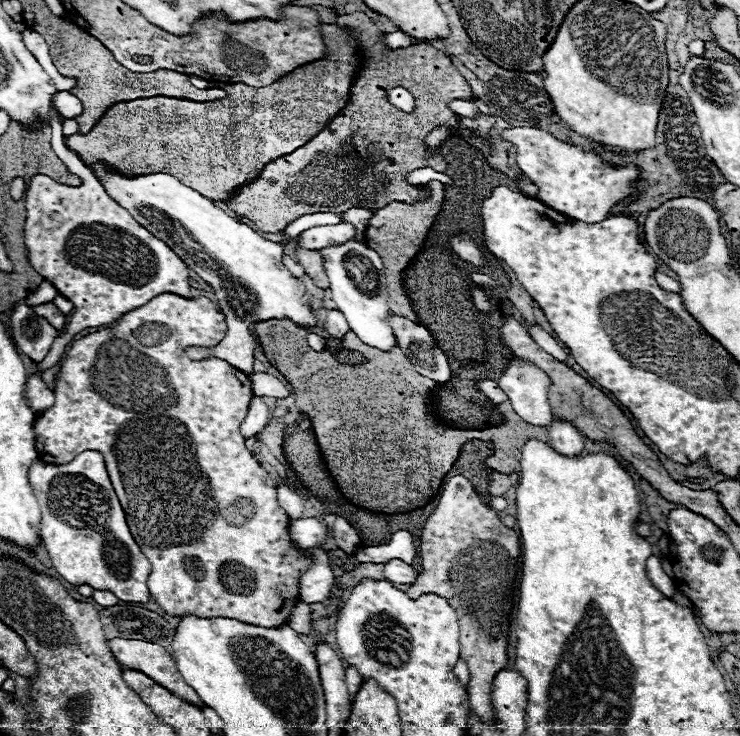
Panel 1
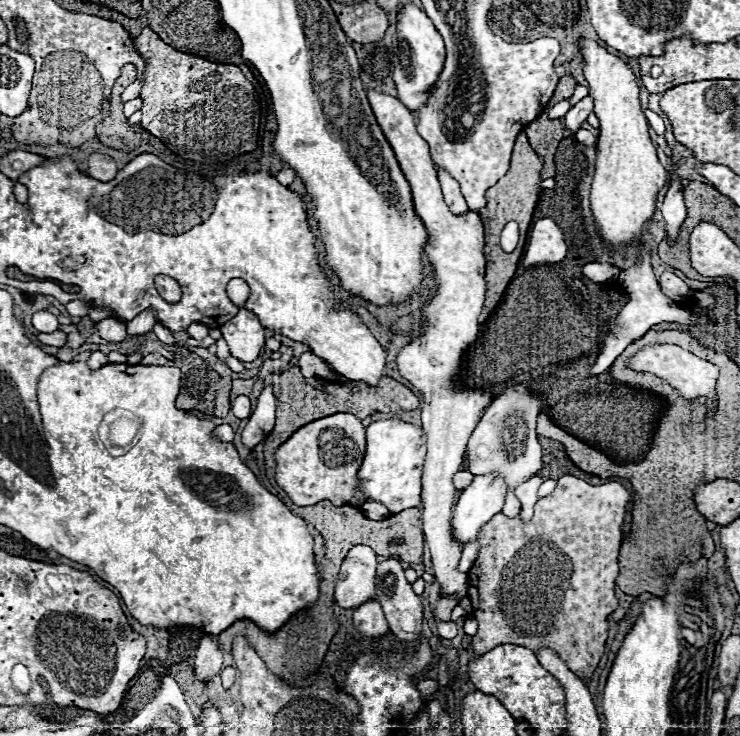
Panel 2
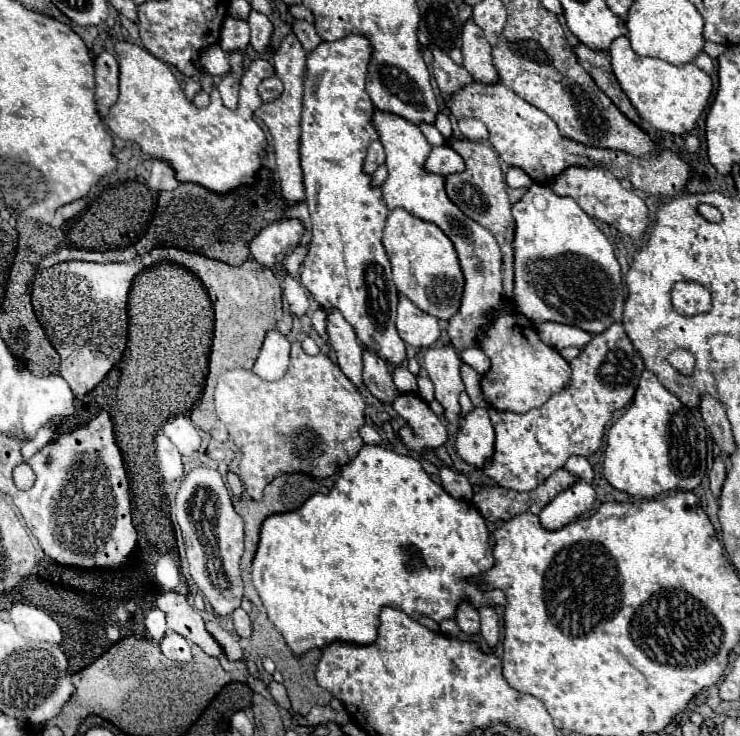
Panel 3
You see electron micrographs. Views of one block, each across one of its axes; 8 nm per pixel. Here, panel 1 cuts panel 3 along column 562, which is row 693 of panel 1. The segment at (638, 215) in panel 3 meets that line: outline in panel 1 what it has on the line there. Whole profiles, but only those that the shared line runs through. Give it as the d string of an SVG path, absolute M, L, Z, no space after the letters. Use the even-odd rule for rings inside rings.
M112 638L112 640L108 640L108 646L112 648L112 654L124 668L140 670L148 678L152 678L160 686L164 686L168 692L182 698L184 702L204 708L204 702L198 698L198 694L184 682L174 656L160 644Z

